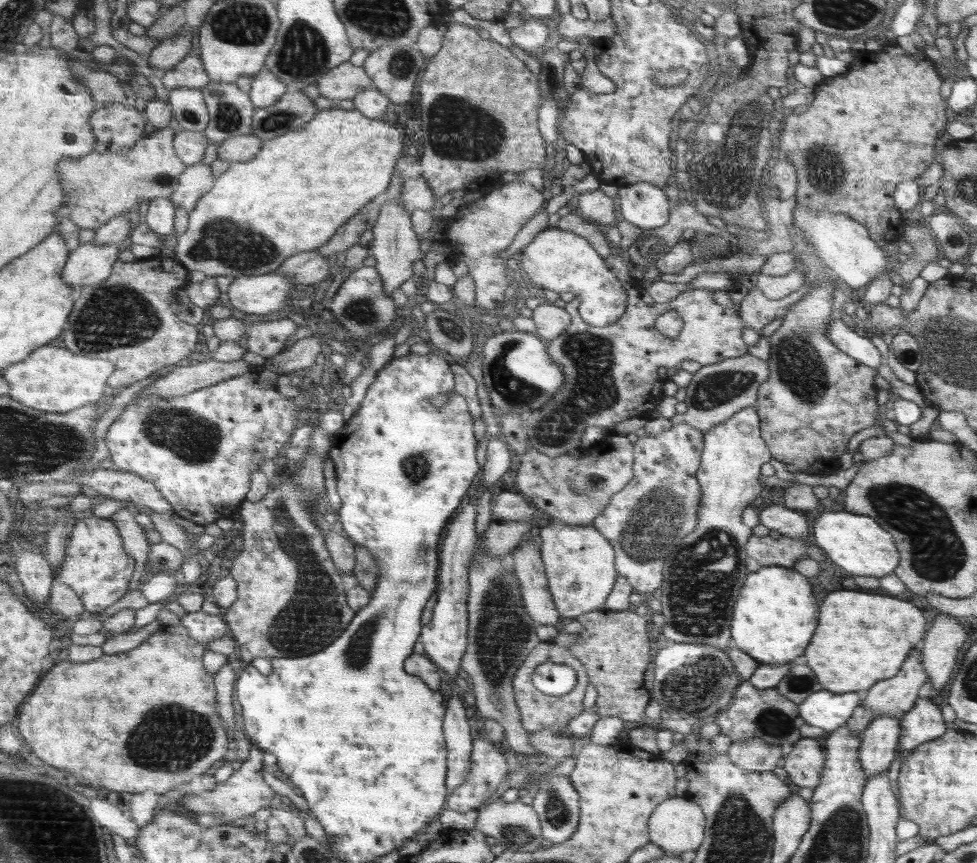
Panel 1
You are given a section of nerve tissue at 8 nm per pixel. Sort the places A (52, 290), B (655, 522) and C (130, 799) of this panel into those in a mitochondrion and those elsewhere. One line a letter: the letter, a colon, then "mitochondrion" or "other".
A: other
B: mitochondrion
C: other

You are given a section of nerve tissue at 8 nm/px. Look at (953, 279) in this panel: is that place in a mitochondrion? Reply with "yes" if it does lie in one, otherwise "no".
no

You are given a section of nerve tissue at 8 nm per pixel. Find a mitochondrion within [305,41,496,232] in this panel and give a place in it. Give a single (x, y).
(401, 64)

